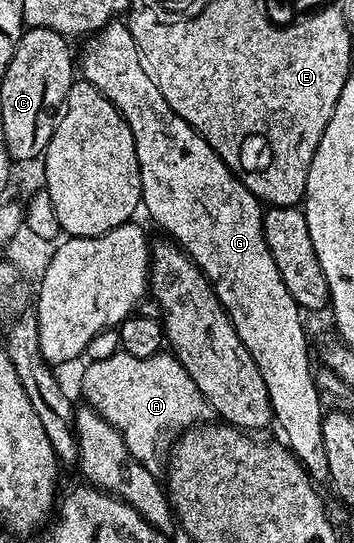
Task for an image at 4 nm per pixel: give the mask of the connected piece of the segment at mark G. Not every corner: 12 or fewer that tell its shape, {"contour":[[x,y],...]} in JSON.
{"contour":[[129,23],[81,75],[132,130],[141,207],[224,306],[311,480],[329,481],[304,312],[263,205],[170,109]]}

